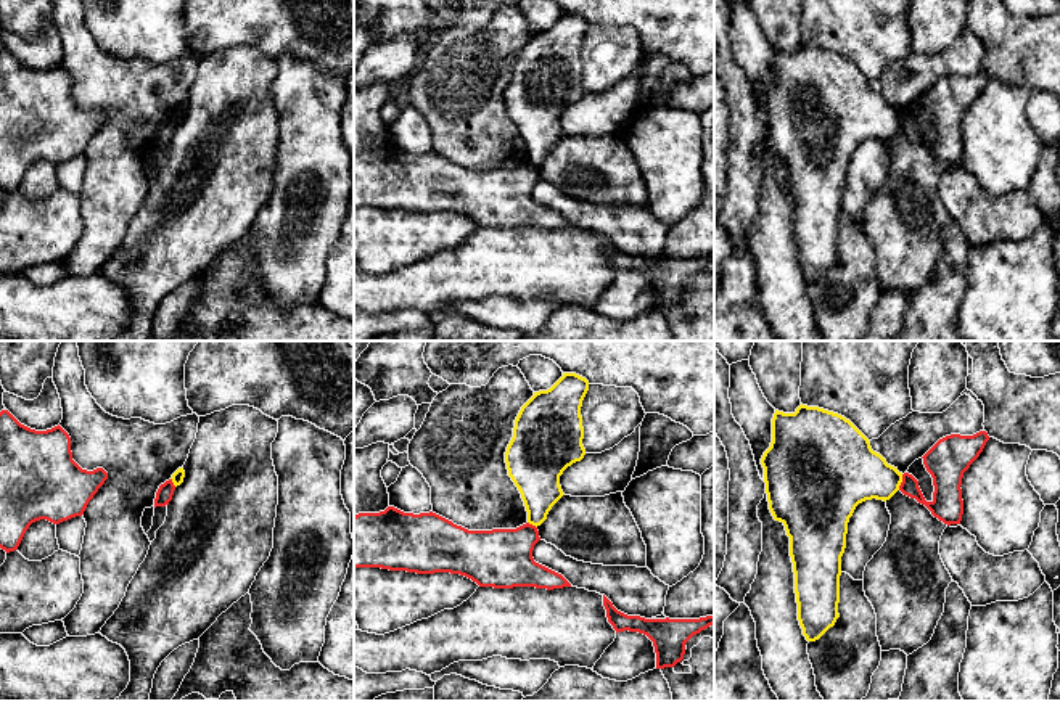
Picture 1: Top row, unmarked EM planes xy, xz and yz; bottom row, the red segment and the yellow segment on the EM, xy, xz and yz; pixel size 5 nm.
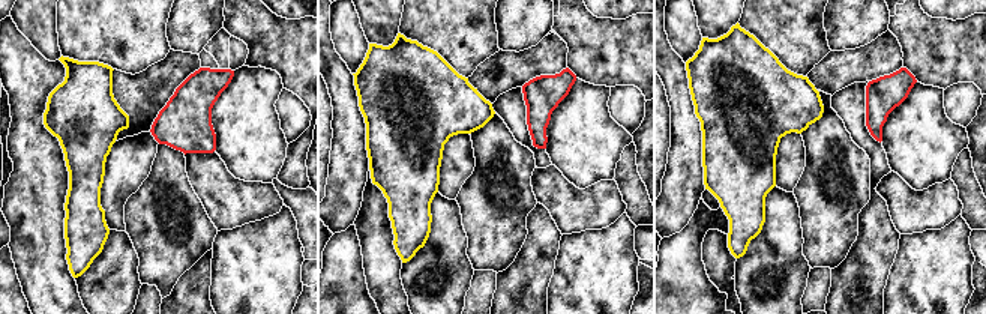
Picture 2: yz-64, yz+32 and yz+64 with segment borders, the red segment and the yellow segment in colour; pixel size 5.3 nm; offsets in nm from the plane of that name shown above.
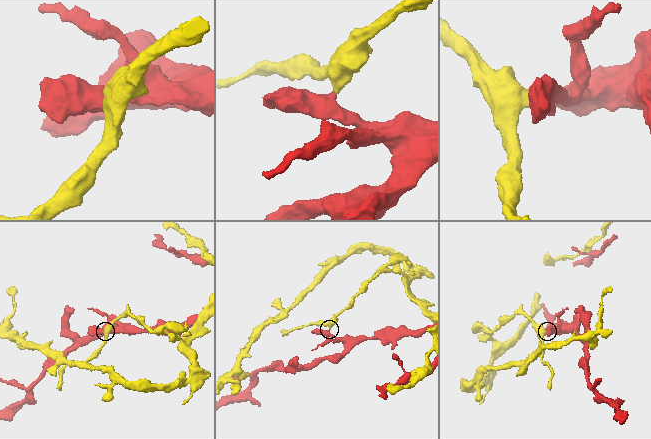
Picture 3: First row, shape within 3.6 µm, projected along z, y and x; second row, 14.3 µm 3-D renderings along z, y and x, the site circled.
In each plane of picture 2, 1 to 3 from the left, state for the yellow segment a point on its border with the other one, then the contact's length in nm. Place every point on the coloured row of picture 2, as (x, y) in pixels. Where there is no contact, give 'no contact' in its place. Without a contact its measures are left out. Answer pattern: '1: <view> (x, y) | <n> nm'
1: no contact
2: no contact
3: no contact

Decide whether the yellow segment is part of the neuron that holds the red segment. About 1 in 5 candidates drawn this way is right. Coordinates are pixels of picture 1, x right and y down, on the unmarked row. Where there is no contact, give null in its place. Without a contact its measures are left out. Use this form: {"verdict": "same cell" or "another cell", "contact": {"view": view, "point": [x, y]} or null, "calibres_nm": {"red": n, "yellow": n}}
{"verdict": "another cell", "contact": {"view": "yz", "point": [901, 122]}, "calibres_nm": {"red": 200, "yellow": 300}}

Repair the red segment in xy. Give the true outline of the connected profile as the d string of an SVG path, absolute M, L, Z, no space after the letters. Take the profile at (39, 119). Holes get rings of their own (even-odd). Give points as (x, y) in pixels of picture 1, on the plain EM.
M8 50L0 51L0 188L18 190L26 170L35 161L60 164L82 156L88 141L108 119L103 108L82 109L71 92L71 77L58 64L35 71L21 64Z

